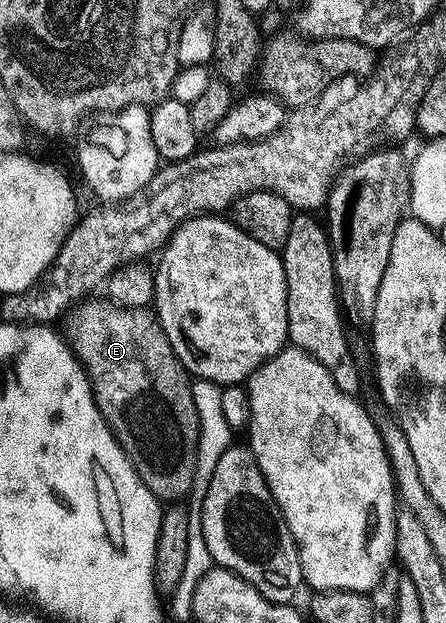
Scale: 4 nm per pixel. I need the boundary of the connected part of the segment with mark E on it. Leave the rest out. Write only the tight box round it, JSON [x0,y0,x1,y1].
[65,298,199,500]

